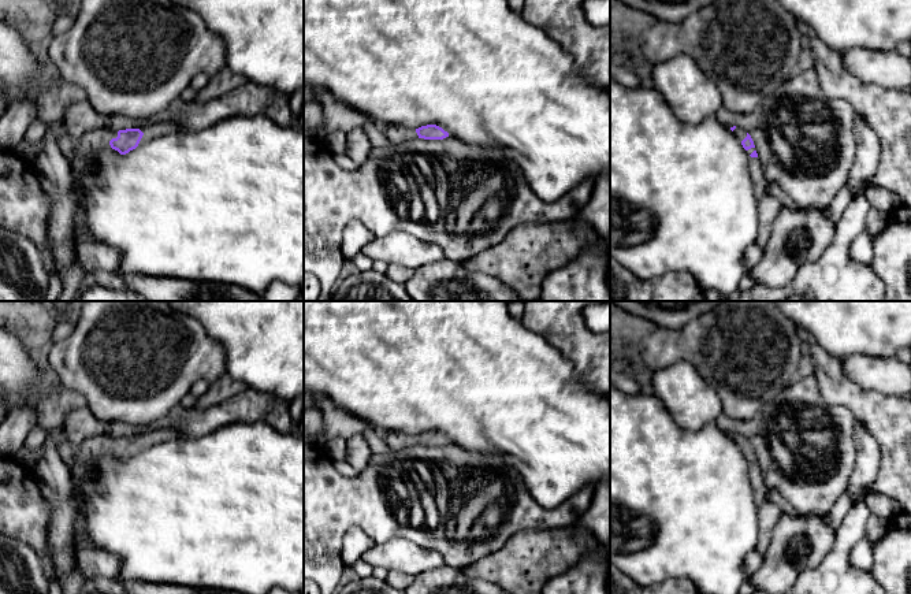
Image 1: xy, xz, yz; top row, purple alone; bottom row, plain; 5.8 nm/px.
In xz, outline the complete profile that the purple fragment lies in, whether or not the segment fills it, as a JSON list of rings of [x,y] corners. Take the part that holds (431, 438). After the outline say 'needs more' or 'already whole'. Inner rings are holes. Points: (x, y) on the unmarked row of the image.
[[[386,431],[382,432],[382,438],[391,450],[401,450],[416,445],[443,446],[449,443],[449,439],[436,431],[427,431],[419,435]]]; needs more

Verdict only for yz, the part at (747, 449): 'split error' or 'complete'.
split error

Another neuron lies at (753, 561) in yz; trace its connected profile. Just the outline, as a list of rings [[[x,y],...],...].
[[[756,549],[751,550],[744,558],[744,573],[747,578],[752,576],[762,565],[765,556]]]

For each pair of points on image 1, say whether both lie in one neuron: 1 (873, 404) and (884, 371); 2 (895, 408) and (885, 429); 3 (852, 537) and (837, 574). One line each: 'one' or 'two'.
1: two
2: one
3: one

